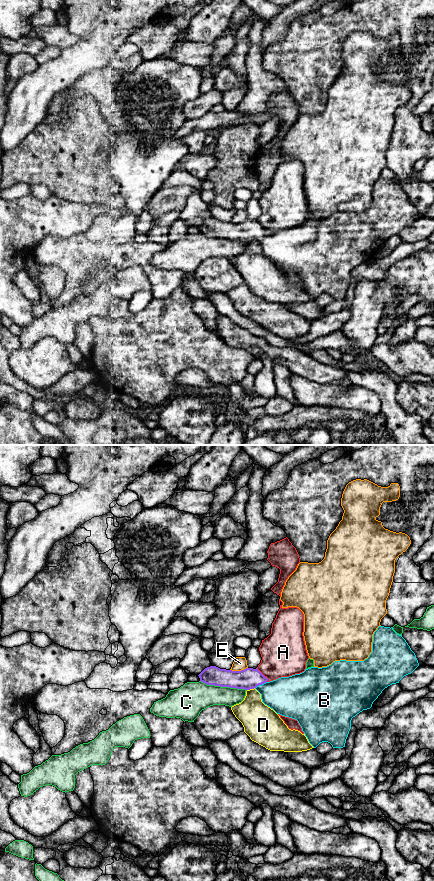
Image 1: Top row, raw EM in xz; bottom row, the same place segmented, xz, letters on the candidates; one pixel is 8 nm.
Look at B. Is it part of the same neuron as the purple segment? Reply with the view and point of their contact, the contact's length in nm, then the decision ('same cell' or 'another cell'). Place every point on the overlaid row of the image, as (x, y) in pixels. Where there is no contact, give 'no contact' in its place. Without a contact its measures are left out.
xz (260, 684) | 110 nm | same cell

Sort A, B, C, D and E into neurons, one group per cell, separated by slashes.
A / B / C / D / E

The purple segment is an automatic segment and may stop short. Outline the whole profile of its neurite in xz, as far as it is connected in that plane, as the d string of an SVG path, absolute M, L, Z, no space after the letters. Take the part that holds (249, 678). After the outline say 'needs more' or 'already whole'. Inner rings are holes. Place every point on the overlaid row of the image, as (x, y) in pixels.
M379 626L373 634L372 652L364 661L335 661L327 667L311 667L300 674L281 677L268 681L257 668L246 668L241 671L220 669L216 666L205 668L198 676L200 681L207 685L230 687L237 689L256 689L261 694L262 702L273 709L277 714L298 721L309 743L316 748L322 742L328 742L333 748L345 747L346 739L351 729L351 720L363 710L370 709L373 702L382 691L411 674L419 666L415 653L402 635L397 634L393 628Z | needs more

